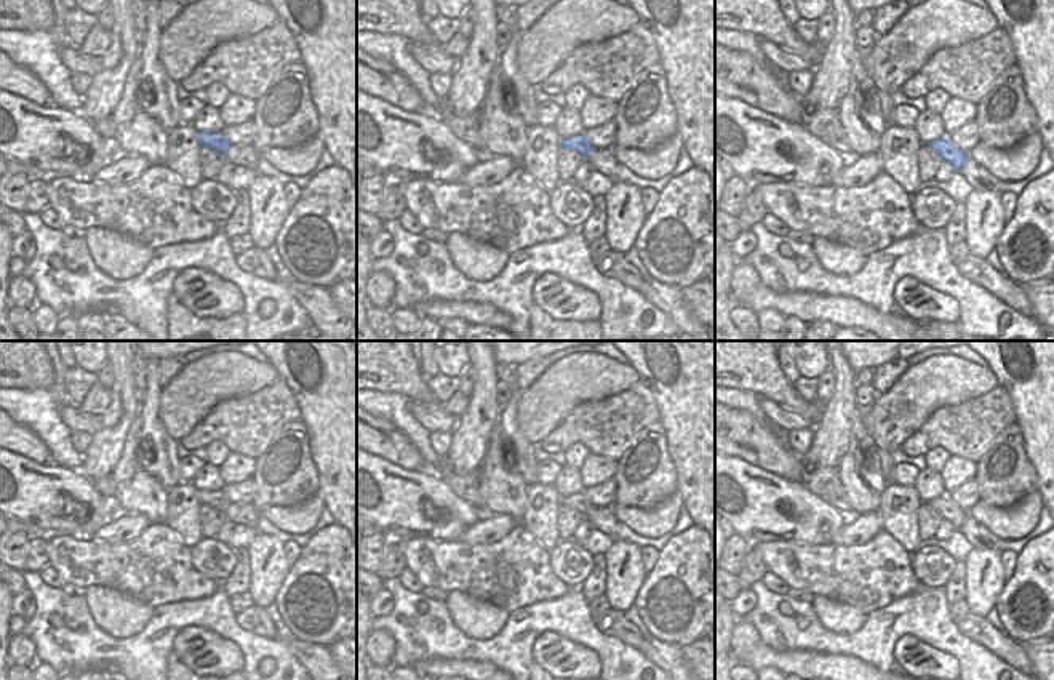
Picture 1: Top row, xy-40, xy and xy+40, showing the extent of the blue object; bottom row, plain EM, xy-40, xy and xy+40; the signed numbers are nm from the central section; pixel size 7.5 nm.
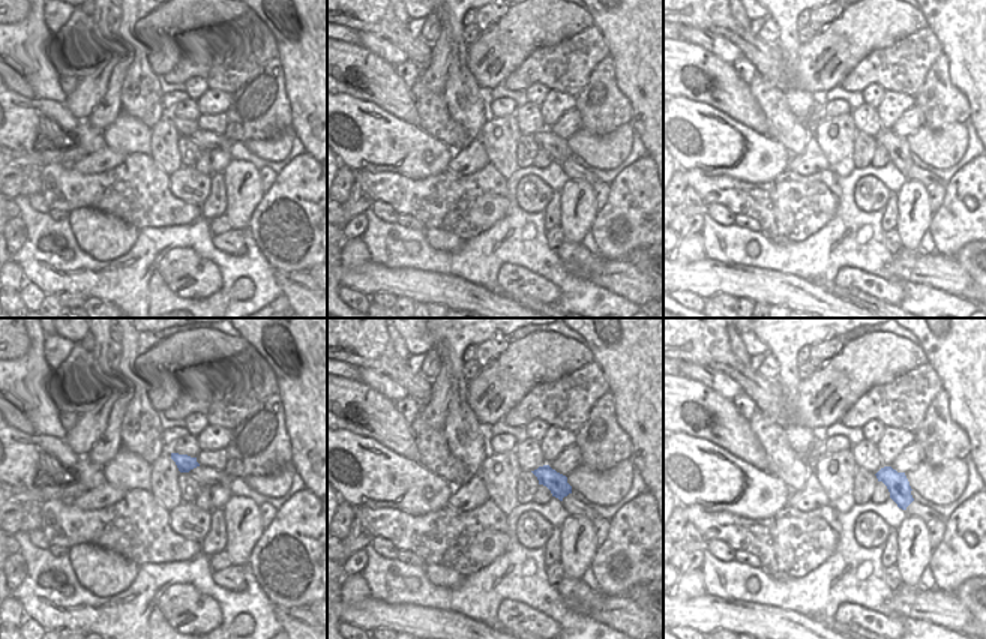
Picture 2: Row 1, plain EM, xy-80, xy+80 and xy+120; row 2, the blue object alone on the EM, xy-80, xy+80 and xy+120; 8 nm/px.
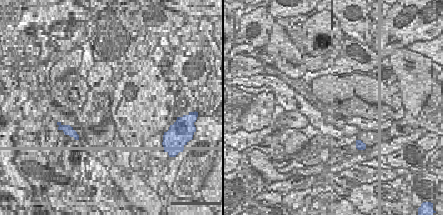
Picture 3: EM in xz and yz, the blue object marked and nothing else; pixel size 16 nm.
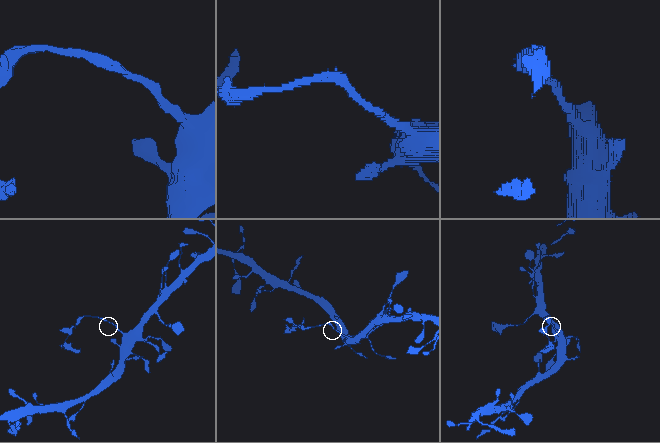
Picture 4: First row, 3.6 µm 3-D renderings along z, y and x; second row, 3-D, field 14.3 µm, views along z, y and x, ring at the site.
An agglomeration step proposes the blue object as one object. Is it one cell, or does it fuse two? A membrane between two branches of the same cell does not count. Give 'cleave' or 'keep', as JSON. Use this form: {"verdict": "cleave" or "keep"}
{"verdict": "cleave"}

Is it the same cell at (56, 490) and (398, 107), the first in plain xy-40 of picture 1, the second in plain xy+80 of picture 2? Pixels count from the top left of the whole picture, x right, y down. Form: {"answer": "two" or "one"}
{"answer": "two"}

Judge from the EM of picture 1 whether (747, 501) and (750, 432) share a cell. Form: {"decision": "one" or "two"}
{"decision": "two"}

